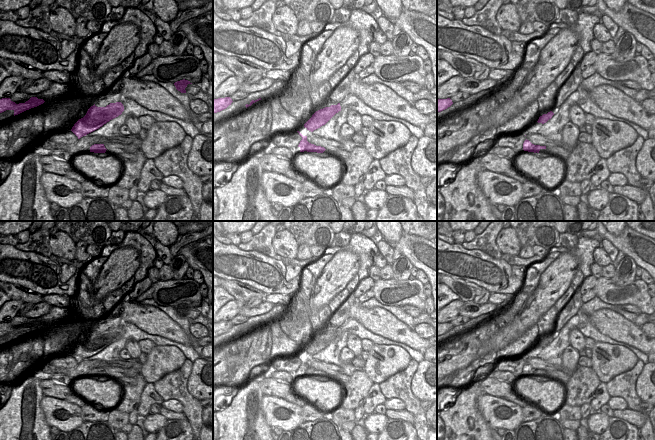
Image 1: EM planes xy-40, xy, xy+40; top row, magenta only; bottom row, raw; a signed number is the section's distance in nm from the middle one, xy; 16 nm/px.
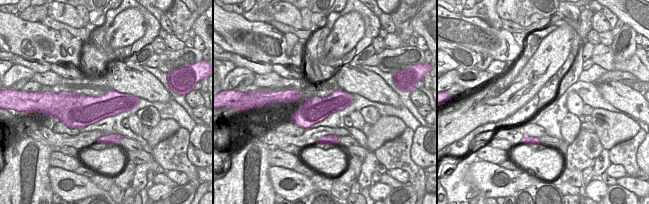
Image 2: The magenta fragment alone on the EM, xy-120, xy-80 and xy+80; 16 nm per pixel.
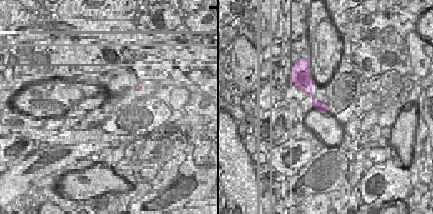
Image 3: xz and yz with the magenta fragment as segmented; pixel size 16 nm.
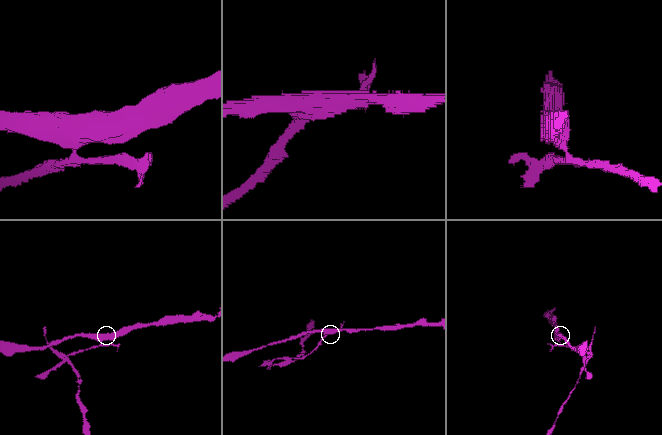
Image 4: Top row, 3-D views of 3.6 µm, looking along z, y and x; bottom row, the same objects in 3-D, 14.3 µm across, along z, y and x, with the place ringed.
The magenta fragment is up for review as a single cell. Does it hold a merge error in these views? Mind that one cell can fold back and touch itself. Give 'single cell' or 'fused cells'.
fused cells

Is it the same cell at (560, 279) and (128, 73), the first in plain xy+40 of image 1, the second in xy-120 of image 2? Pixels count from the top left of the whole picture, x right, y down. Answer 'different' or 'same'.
different

